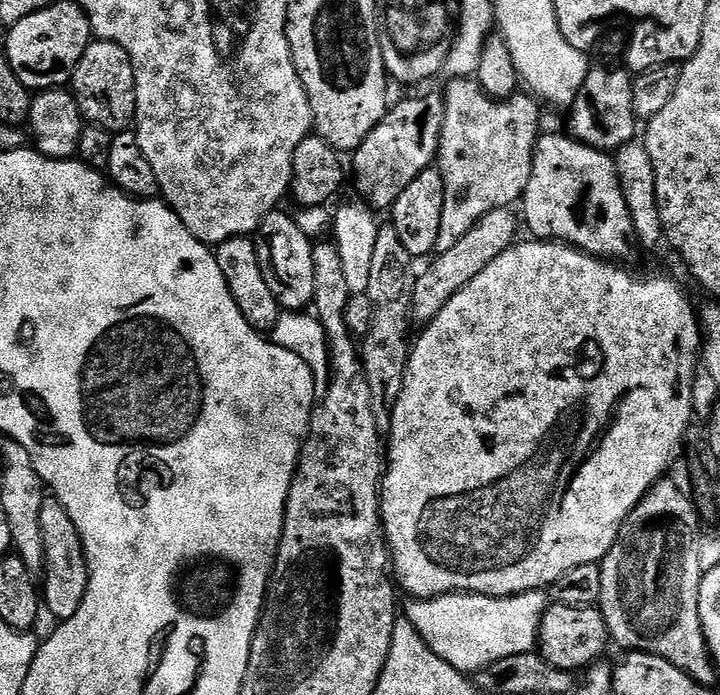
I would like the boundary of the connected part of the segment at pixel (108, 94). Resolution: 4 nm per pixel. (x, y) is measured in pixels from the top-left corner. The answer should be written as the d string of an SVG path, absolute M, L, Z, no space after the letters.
M93 39L86 46L70 81L70 91L76 97L80 114L89 125L105 128L113 134L127 132L136 118L136 79L130 54L114 42Z

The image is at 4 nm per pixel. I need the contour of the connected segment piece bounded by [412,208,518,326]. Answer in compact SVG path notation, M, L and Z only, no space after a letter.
M512 208L490 210L490 214L486 214L477 224L470 226L470 230L466 230L466 234L462 234L462 238L454 242L453 248L439 253L431 261L433 264L424 273L421 271L417 275L412 291L412 318L417 325L429 324L440 313L442 306L446 306L446 302L450 302L450 298L458 294L458 290L474 282L474 278L478 278L478 274L482 274L482 270L486 270L486 266L490 266L490 262L494 262L498 254L517 243L518 216L514 213Z

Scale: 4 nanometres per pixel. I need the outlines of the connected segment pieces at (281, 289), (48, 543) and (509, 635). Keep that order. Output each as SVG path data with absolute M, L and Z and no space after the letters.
M283 211L271 212L254 233L258 250L258 266L262 266L262 278L266 278L266 286L270 286L270 294L278 298L281 309L298 312L307 309L314 298L314 247L313 241L296 225L291 215L283 216Z
M46 498L42 502L40 529L42 530L42 546L46 565L42 572L44 575L44 580L42 576L42 604L47 615L49 612L56 622L63 622L74 618L74 614L78 614L78 606L82 606L82 598L88 589L88 563L84 557L84 547L80 541L78 530L74 526L74 522L70 522L70 514L66 514L64 507L54 498Z
M537 590L517 596L473 596L449 594L433 600L411 601L406 618L438 658L450 662L458 671L475 674L498 658L526 654L537 647L536 639L546 607L545 593Z

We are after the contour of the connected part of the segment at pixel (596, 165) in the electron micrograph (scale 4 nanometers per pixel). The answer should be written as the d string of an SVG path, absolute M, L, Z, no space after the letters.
M541 135L536 141L536 148L532 151L532 173L530 174L530 182L526 186L522 197L522 205L524 204L524 216L522 212L522 224L532 231L531 235L537 240L547 240L549 242L559 242L561 244L570 244L574 248L580 249L581 252L588 252L592 256L598 256L602 260L609 262L628 262L632 255L638 249L638 241L636 231L634 230L634 222L630 218L630 212L626 206L626 198L622 194L622 186L620 185L620 176L616 172L616 161L607 151L599 148L592 148L588 144L582 144L579 140L571 135L564 136L544 136Z

